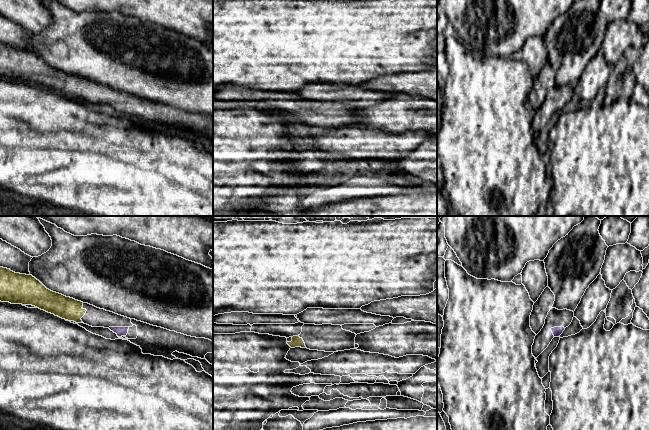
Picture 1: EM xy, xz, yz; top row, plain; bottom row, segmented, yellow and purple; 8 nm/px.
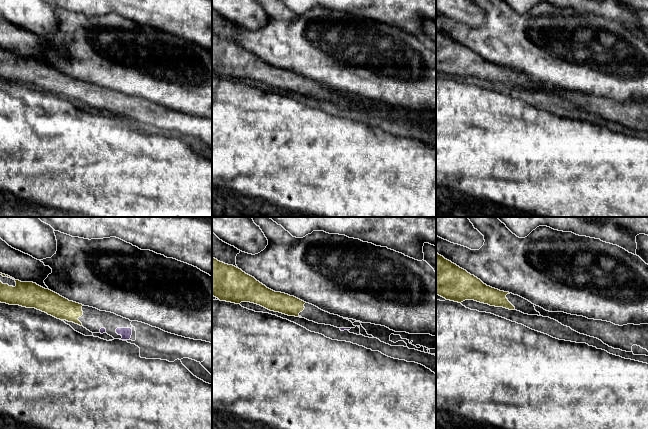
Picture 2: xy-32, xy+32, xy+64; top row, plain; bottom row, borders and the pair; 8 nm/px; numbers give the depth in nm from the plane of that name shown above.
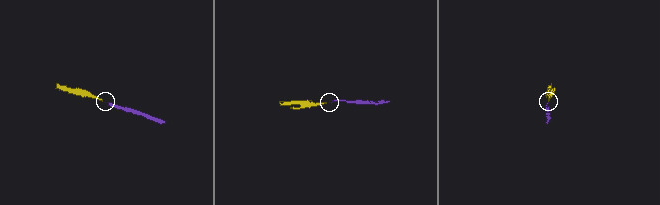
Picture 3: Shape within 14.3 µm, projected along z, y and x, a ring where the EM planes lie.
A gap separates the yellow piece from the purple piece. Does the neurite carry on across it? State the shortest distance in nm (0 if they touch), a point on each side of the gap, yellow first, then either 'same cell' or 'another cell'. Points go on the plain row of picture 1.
220 nm | xy (82, 98), (109, 103) | same cell

